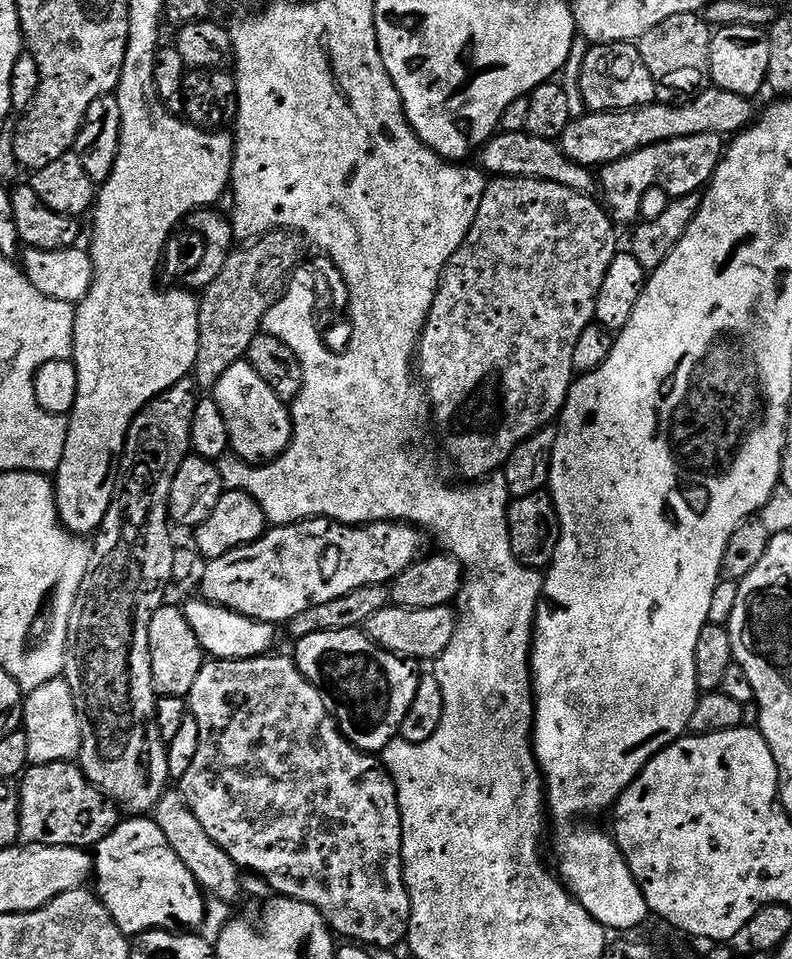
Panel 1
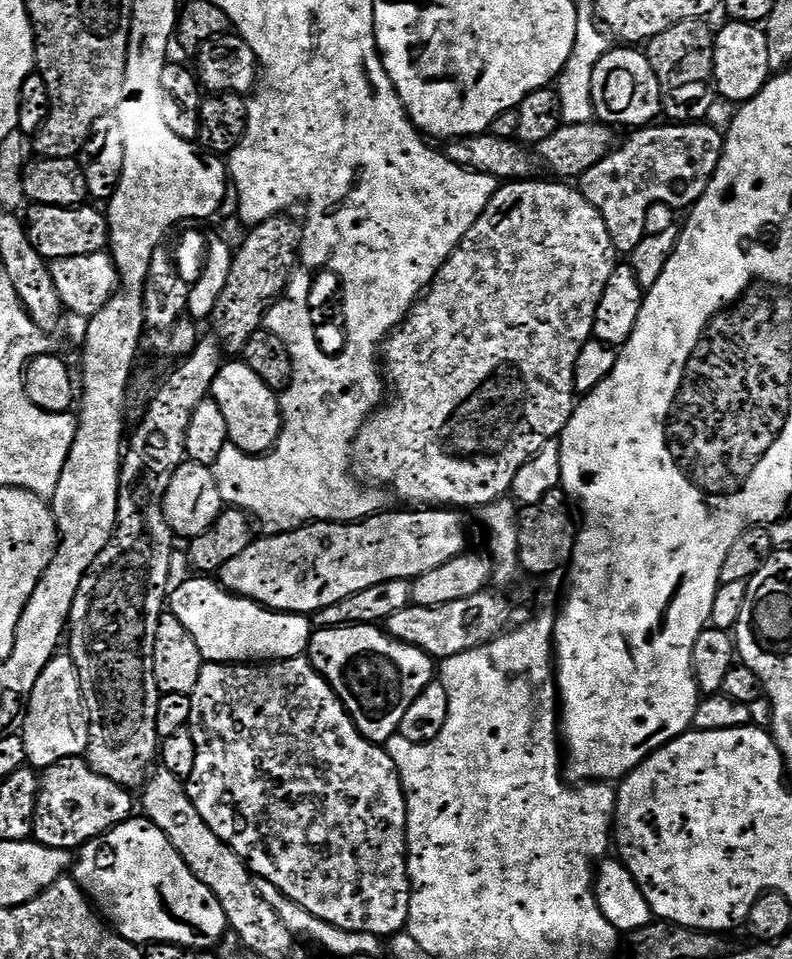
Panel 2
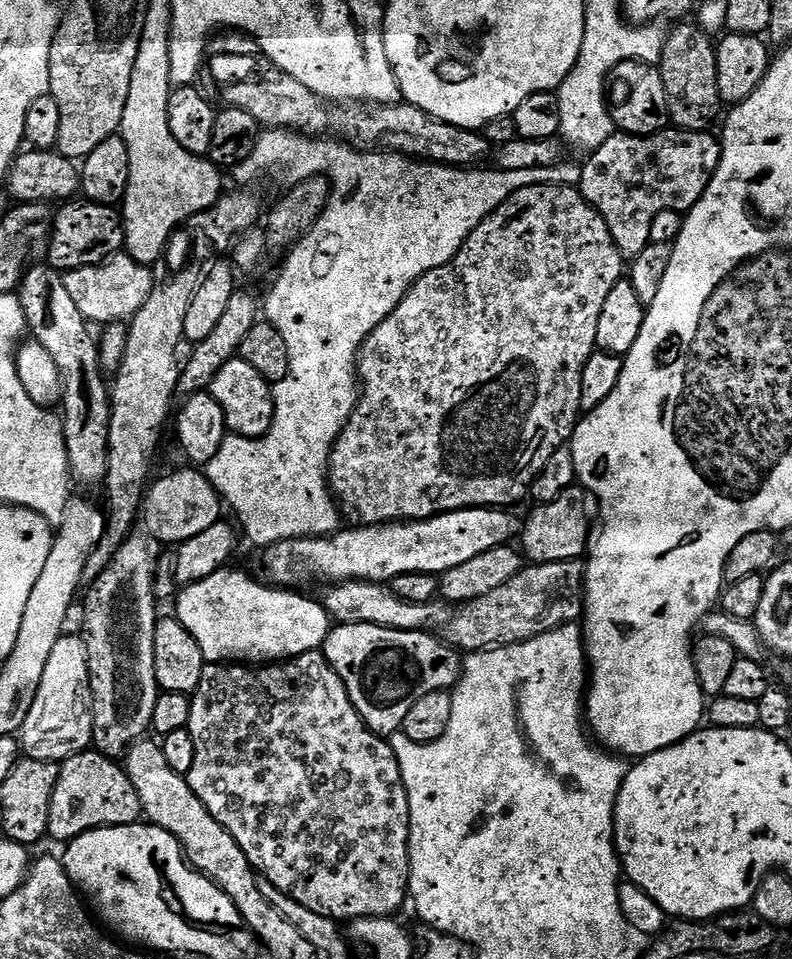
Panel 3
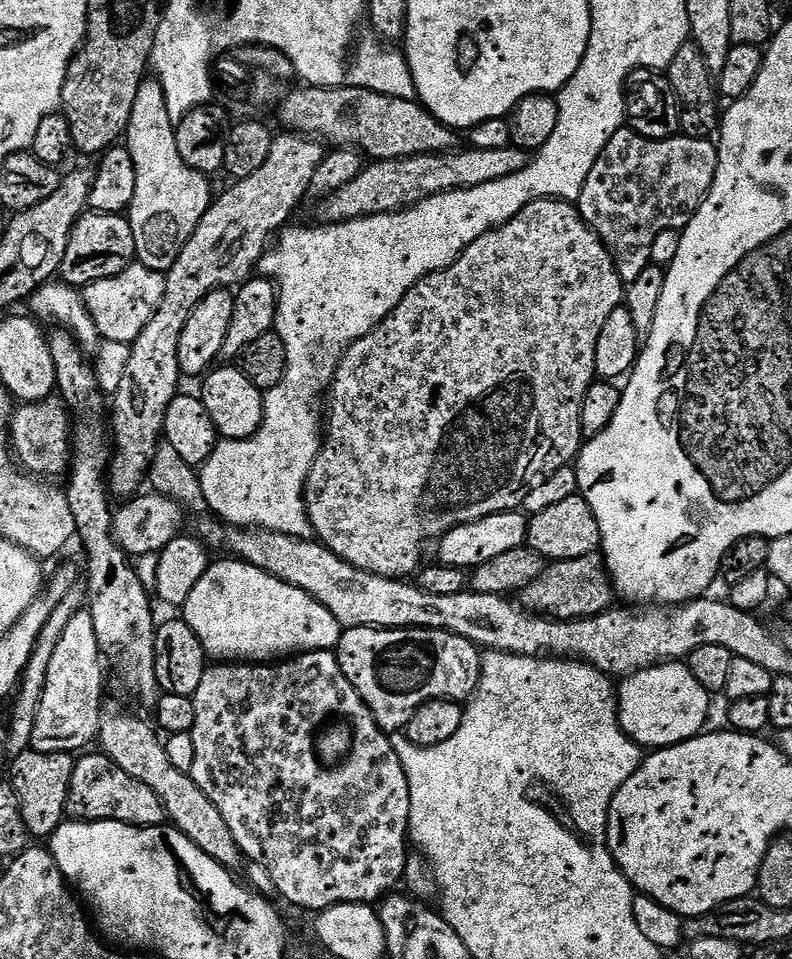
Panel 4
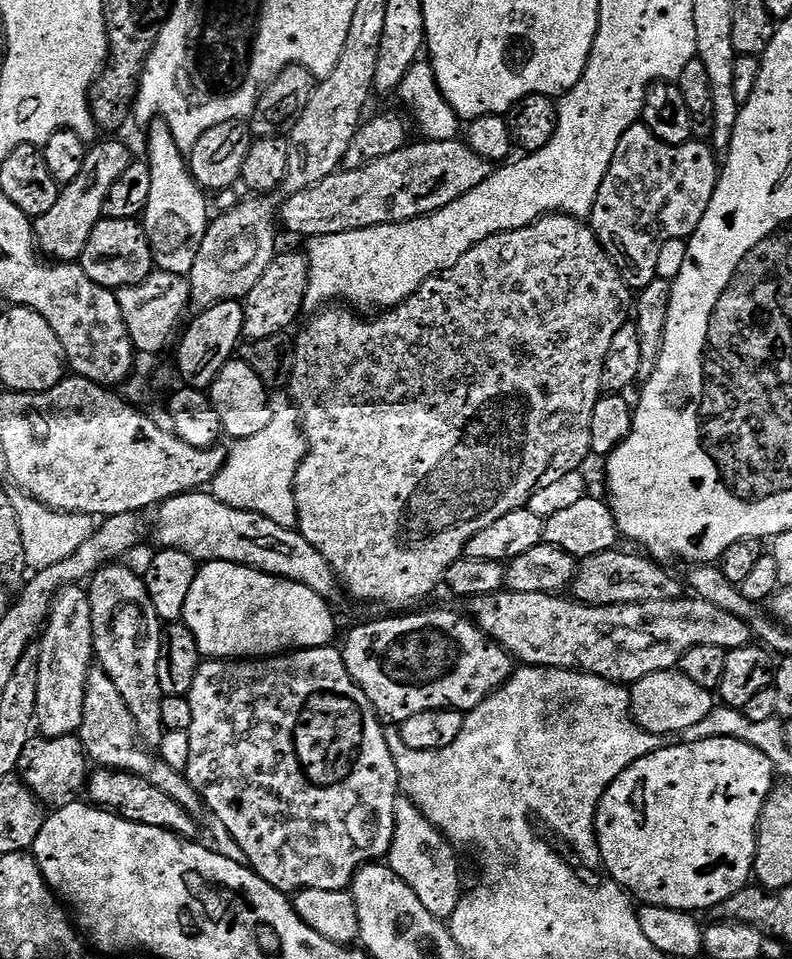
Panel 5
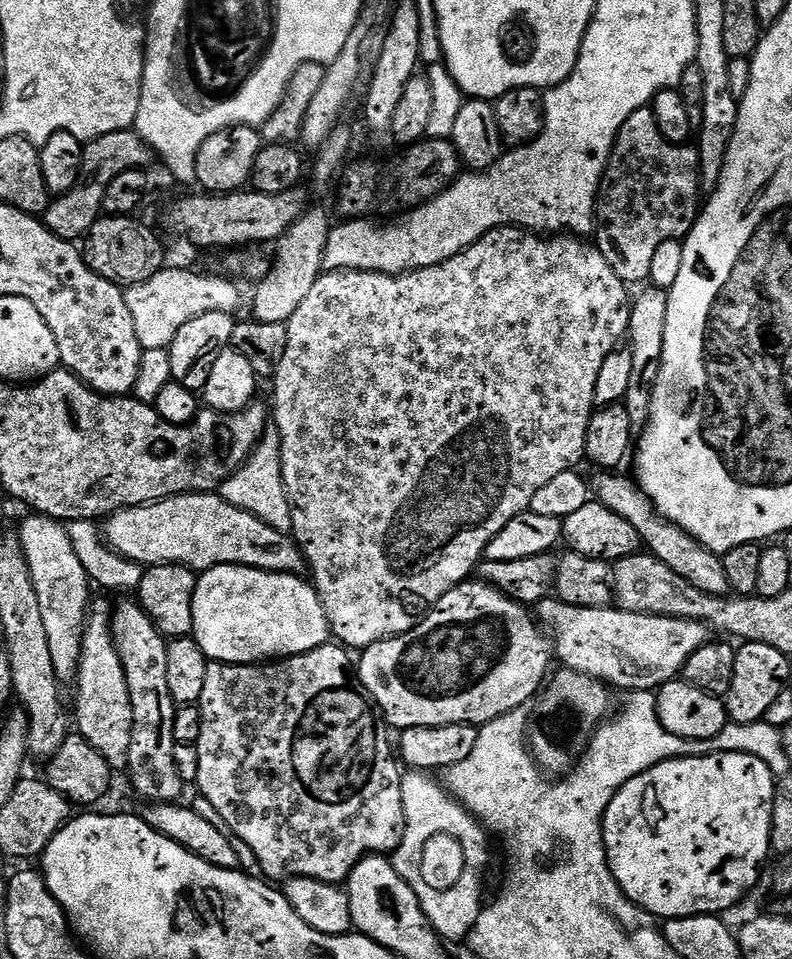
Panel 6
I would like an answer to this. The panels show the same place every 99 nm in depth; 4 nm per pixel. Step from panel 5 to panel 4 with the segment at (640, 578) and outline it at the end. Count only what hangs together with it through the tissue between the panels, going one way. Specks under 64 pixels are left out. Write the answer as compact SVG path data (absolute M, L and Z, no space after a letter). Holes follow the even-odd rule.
M600 554L549 563L543 574L518 593L520 607L550 620L590 619L609 611L614 604L612 600L614 601L612 577L608 575L608 565Z

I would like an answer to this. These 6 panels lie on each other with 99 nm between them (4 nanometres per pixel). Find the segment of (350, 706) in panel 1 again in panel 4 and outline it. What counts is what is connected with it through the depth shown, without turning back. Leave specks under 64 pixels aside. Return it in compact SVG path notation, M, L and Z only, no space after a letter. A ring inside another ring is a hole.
M346 628L334 651L342 674L374 714L376 725L389 734L404 730L423 704L432 700L467 701L480 684L481 649L471 640L441 628Z

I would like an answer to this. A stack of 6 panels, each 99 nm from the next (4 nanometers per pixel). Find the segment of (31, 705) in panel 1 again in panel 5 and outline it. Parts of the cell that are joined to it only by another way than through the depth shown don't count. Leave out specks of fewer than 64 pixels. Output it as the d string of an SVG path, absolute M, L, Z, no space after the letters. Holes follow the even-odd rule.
M83 587L64 588L52 603L52 613L42 632L42 641L52 648L48 665L44 664L37 696L37 716L41 737L53 740L75 736L84 722L84 703L88 694L88 676L94 667L92 650L92 606Z

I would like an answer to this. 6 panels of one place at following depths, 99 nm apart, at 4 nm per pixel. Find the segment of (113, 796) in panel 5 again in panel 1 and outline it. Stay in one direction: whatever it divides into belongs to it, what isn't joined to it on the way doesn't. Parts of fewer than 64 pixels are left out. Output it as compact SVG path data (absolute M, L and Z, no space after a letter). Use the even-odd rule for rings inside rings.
M76 762L37 764L23 773L20 784L20 840L25 845L62 846L95 849L122 822L122 813L100 789L88 781L88 775Z

